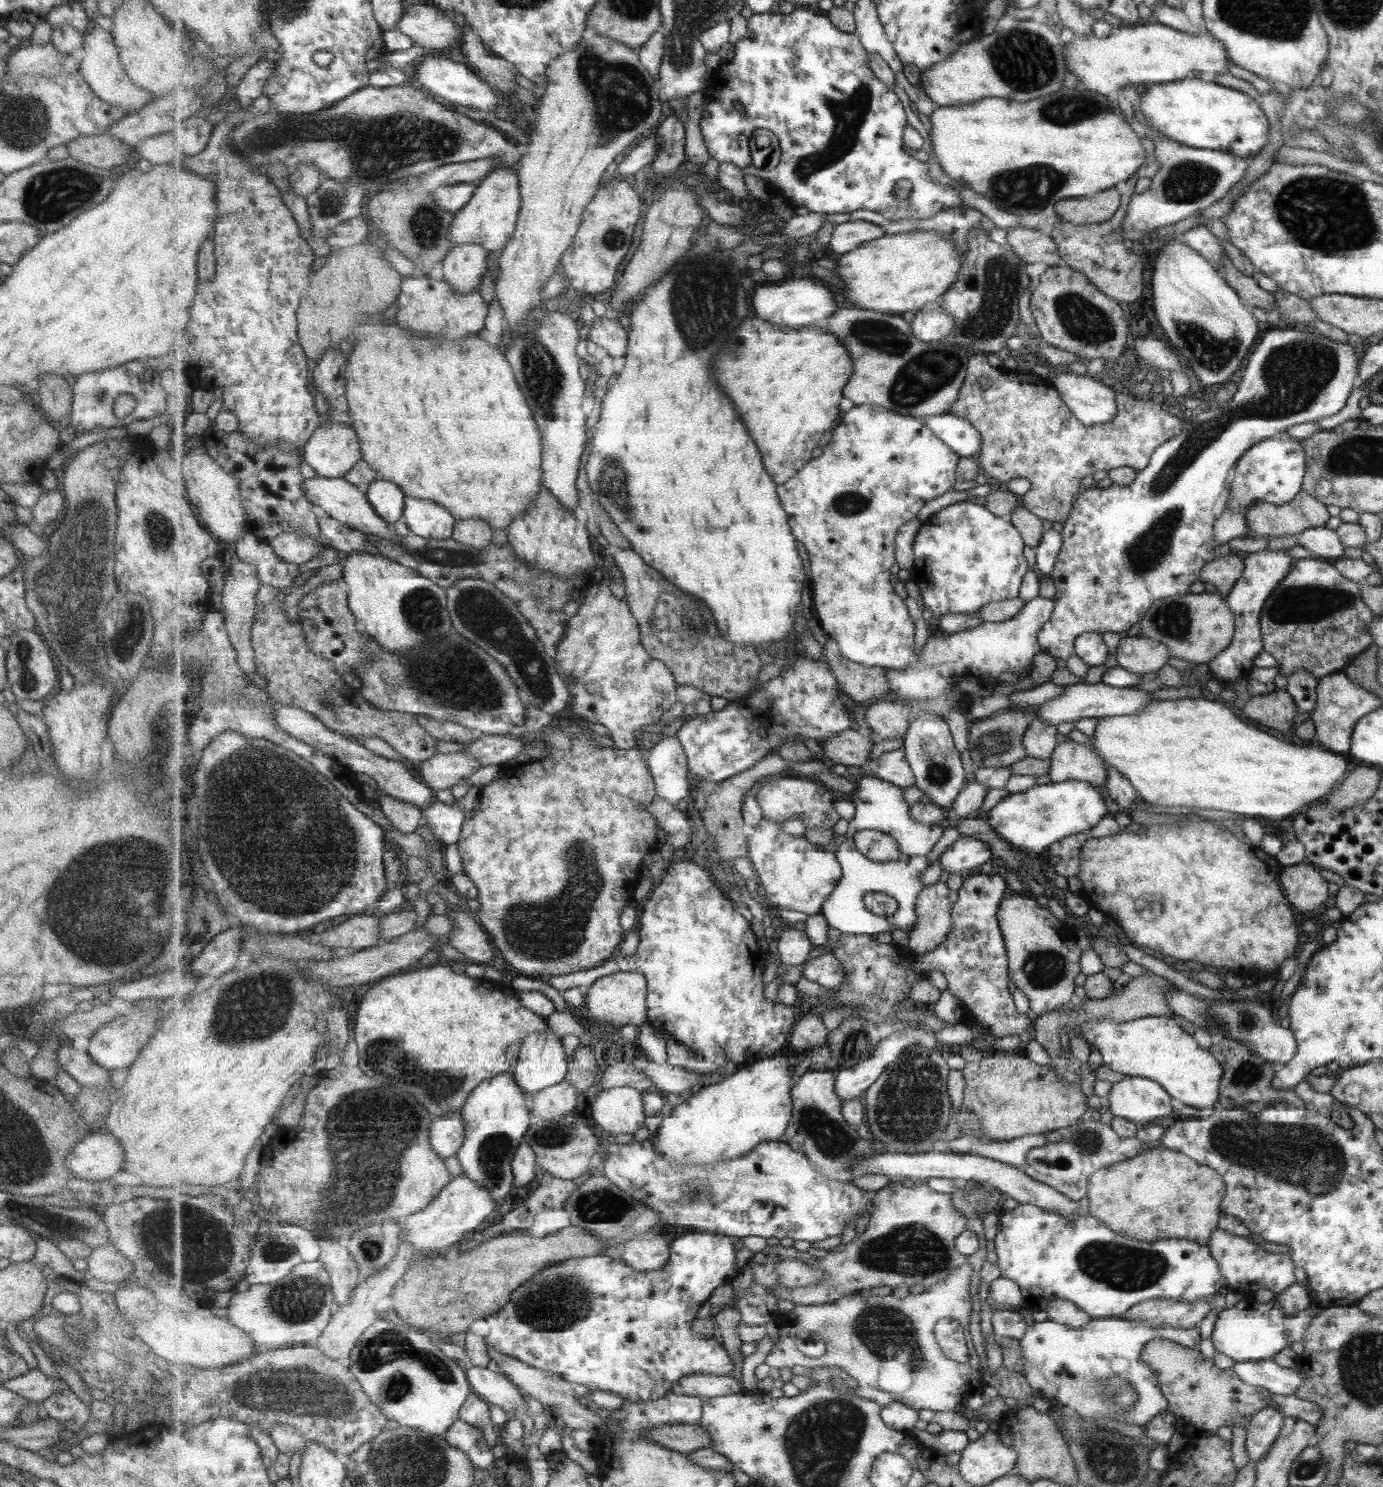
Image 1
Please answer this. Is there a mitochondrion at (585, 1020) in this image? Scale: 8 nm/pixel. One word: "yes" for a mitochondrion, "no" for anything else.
no

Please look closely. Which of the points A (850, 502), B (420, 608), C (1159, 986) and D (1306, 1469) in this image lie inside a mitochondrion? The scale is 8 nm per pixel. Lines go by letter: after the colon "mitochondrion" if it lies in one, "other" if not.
A: mitochondrion
B: mitochondrion
C: other
D: mitochondrion

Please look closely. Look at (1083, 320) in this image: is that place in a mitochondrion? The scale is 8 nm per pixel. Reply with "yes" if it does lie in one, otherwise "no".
yes

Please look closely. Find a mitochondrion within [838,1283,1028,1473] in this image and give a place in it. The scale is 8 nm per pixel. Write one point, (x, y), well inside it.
(889, 1334)

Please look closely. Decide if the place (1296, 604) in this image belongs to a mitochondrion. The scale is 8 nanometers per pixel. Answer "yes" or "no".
yes

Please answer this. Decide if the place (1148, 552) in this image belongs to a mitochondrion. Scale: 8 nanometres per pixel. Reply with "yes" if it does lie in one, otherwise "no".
yes

